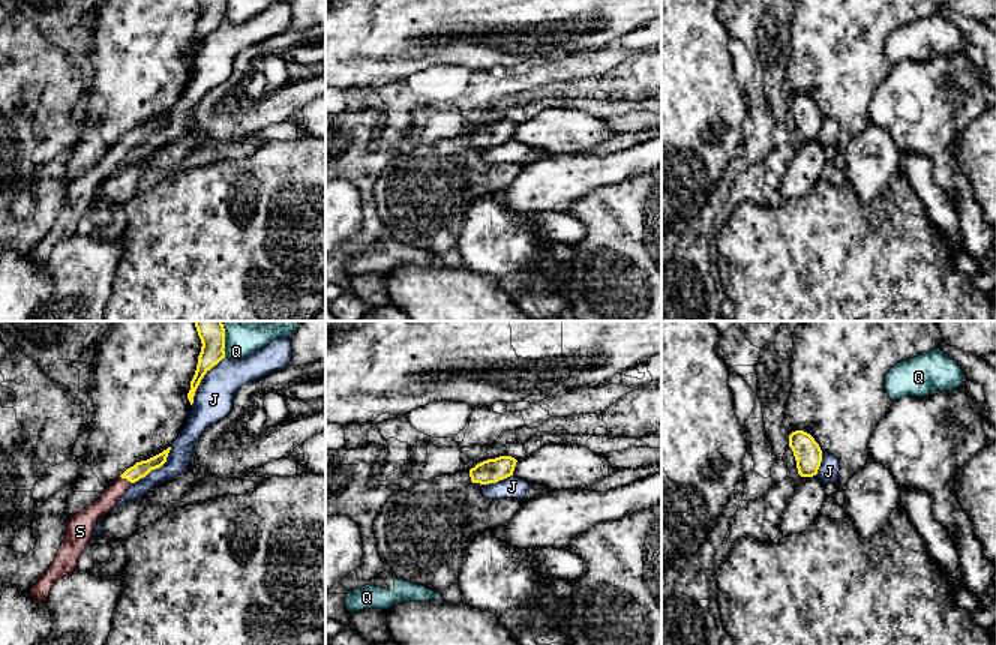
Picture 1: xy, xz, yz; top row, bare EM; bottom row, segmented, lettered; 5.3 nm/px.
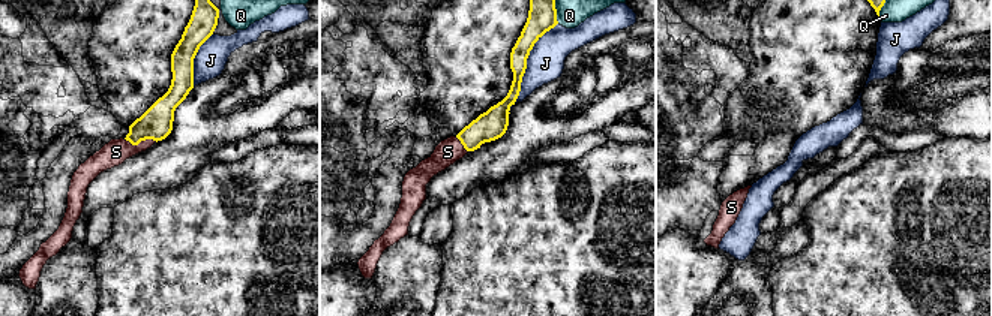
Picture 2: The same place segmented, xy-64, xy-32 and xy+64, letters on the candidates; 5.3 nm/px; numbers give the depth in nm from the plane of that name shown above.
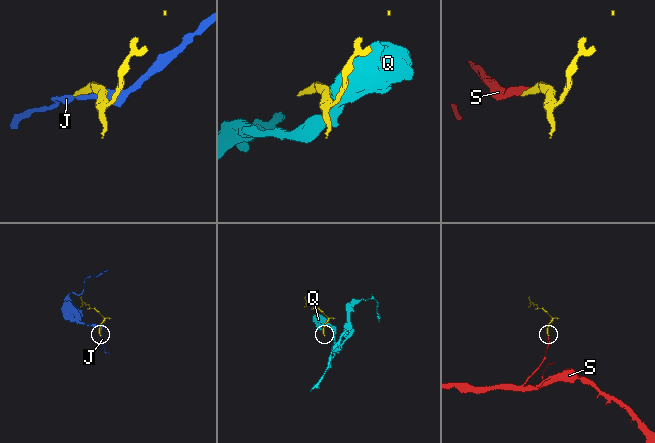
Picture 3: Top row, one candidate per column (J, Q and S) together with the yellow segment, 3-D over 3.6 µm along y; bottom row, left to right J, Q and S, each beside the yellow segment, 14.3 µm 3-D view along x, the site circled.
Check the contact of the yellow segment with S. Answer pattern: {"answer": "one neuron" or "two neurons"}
{"answer": "one neuron"}

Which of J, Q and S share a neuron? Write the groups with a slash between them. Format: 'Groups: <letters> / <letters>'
Groups: J / Q / S

